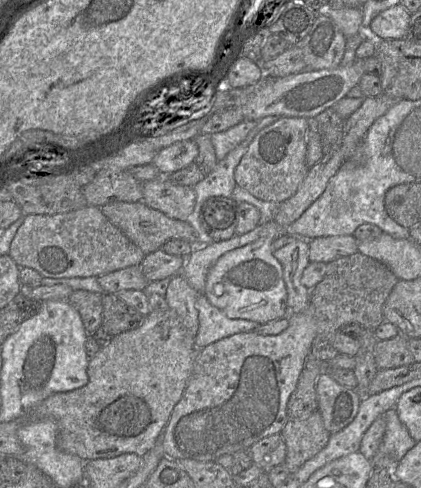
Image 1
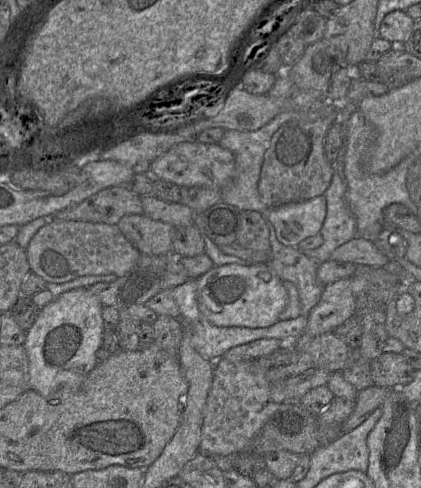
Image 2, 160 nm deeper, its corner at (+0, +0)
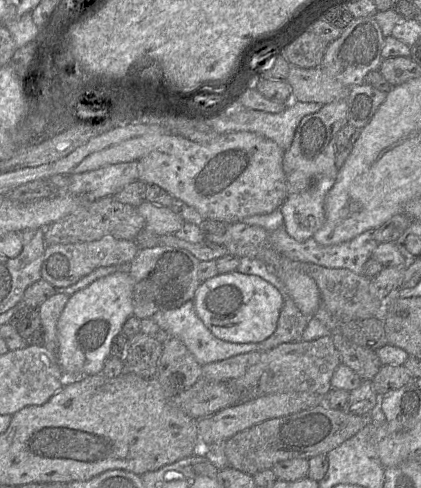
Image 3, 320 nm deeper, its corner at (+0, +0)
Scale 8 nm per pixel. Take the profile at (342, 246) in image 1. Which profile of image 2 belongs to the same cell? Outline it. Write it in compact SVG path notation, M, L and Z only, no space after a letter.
M355 238L342 244L332 252L330 260L368 267L385 267L389 263L388 258L372 241L363 238Z

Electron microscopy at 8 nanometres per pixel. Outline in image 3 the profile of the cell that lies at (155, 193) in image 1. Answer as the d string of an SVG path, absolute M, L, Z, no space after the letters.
M143 201L136 209L145 219L145 229L158 236L174 234L185 223L183 218L169 207Z

